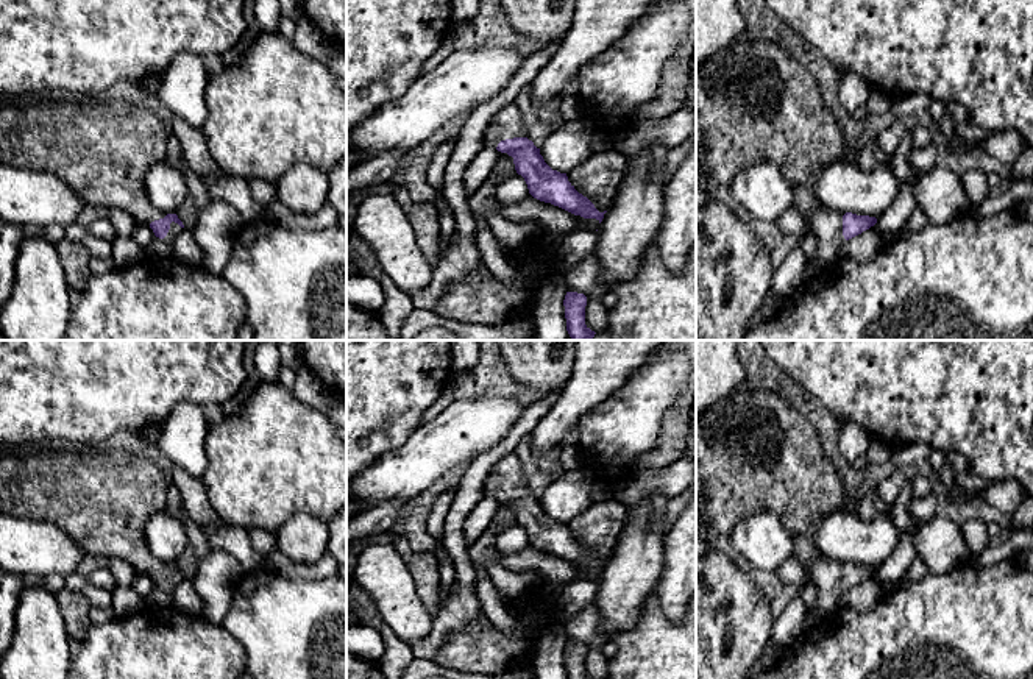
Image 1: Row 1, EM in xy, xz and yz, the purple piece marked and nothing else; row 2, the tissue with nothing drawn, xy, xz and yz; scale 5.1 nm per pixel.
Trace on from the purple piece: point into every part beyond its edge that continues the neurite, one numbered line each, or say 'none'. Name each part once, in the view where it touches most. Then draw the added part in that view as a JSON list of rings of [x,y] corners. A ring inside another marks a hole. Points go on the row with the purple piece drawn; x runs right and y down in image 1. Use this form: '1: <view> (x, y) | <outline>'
1: xz (507, 124) | [[[515,103],[501,108],[484,131],[484,147],[496,148],[501,140],[527,137],[527,125]]]

